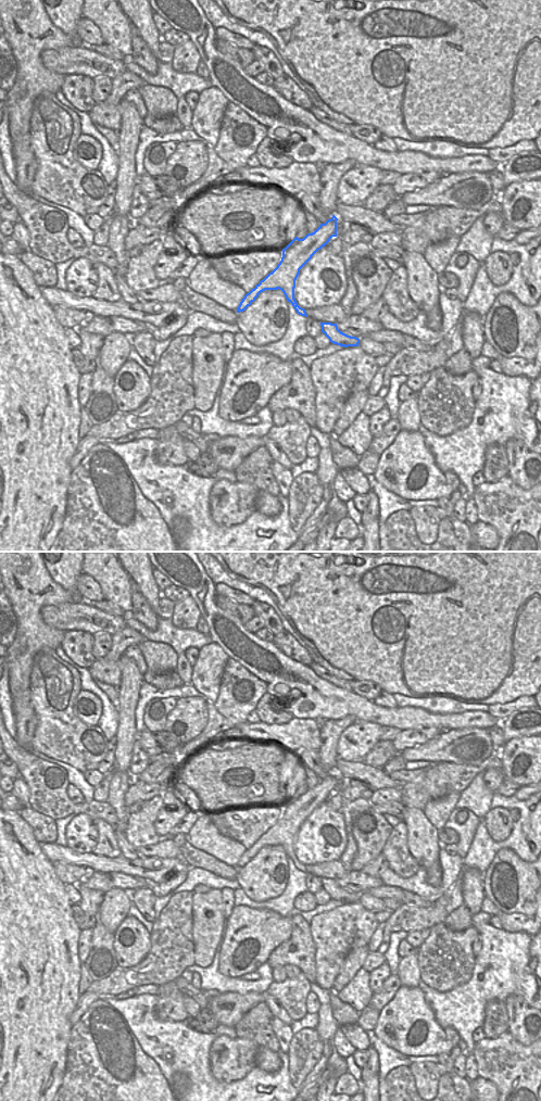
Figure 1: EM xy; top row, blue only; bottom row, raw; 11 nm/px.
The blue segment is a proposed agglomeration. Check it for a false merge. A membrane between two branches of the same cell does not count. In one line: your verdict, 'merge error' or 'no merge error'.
no merge error

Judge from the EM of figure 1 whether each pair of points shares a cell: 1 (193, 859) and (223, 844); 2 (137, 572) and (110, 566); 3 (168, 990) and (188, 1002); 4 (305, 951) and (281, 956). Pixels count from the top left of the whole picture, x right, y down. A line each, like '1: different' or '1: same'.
1: different
2: different
3: same
4: same

